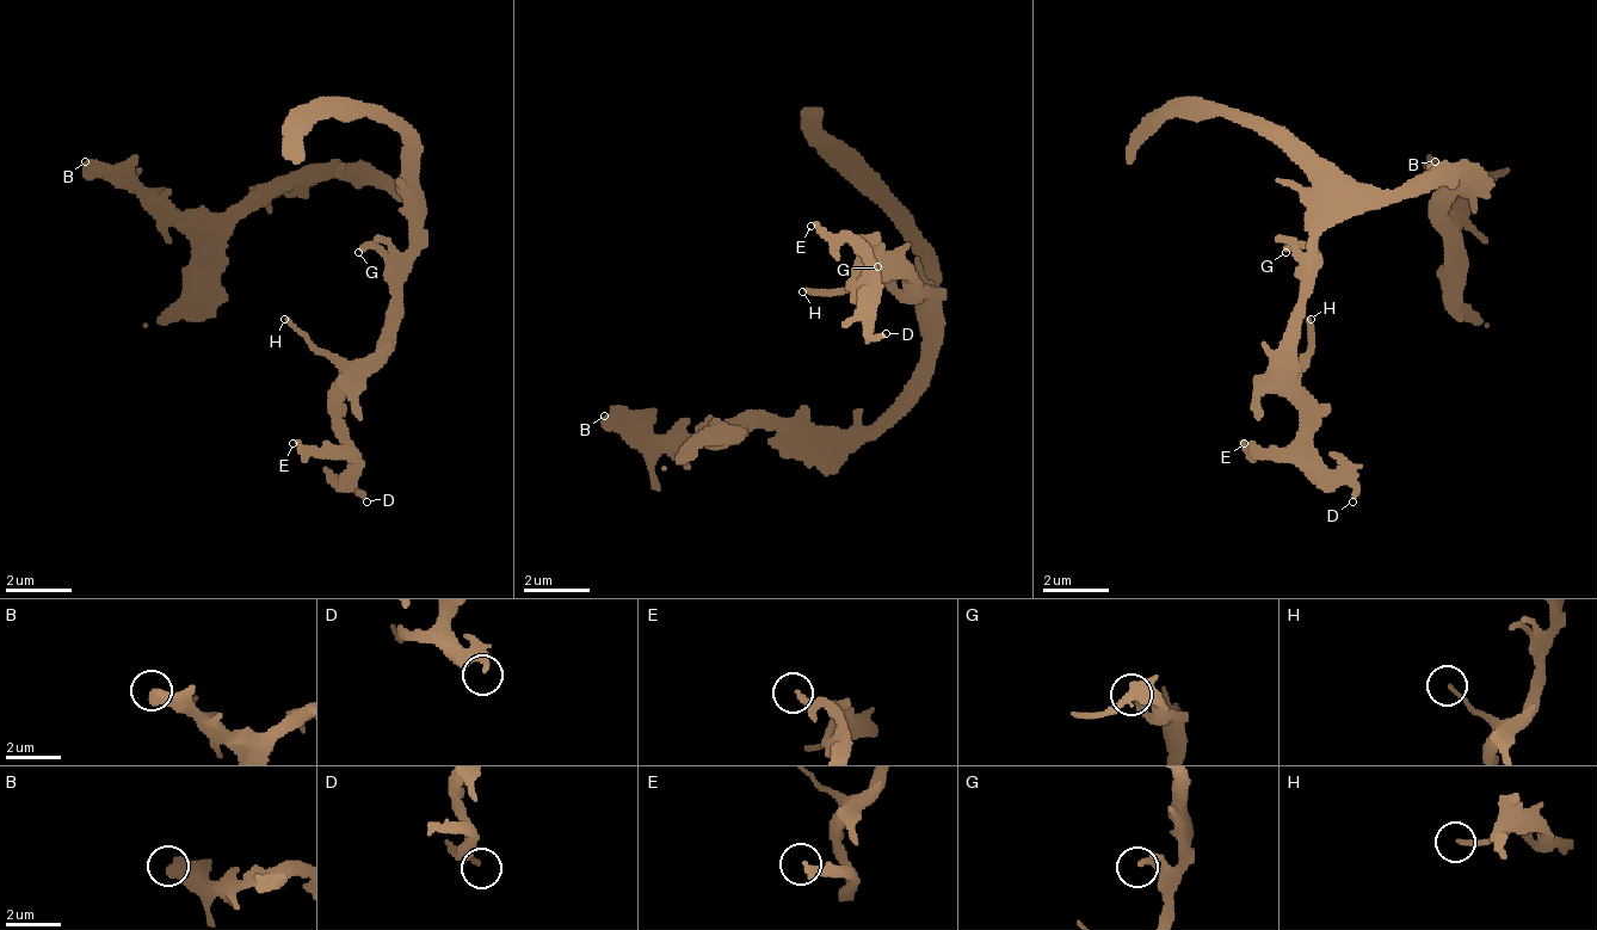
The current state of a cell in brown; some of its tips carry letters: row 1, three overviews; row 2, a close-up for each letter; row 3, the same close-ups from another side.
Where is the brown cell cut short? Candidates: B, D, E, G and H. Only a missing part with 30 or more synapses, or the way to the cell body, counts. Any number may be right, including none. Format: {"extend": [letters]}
{"extend": ["B"]}

